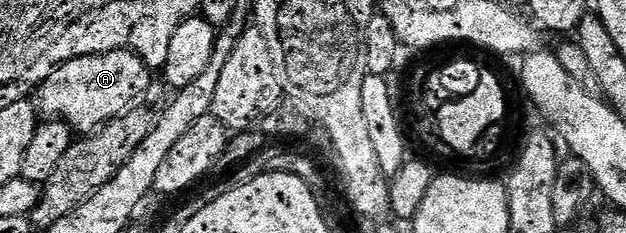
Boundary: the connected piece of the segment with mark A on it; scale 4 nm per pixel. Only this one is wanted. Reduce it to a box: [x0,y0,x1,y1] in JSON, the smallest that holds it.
[35,49,151,133]

